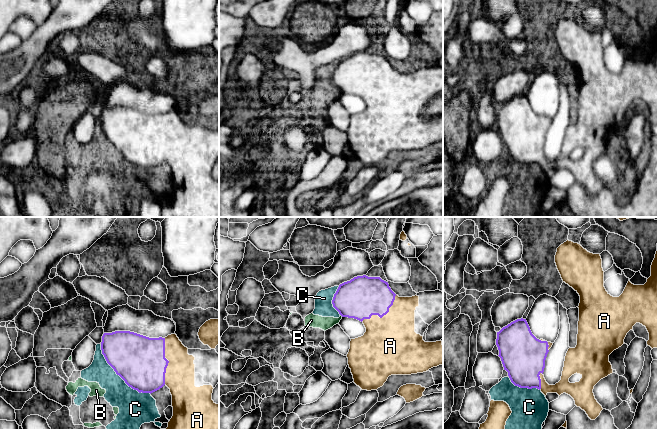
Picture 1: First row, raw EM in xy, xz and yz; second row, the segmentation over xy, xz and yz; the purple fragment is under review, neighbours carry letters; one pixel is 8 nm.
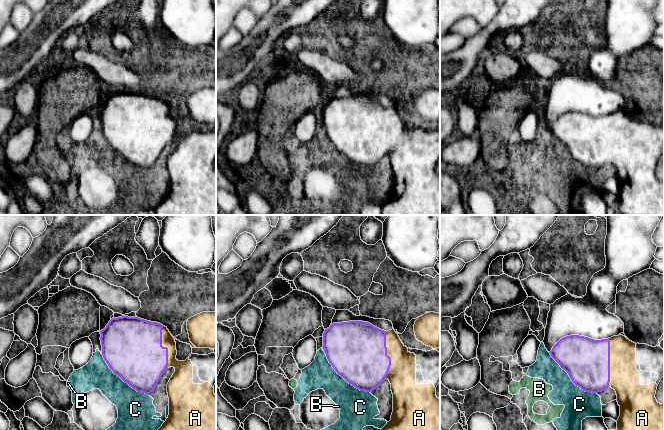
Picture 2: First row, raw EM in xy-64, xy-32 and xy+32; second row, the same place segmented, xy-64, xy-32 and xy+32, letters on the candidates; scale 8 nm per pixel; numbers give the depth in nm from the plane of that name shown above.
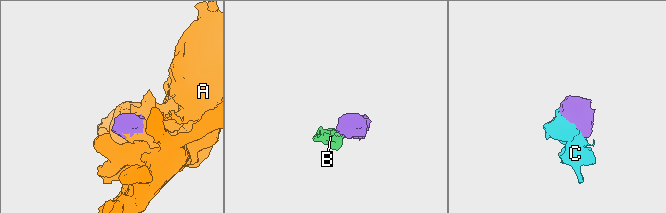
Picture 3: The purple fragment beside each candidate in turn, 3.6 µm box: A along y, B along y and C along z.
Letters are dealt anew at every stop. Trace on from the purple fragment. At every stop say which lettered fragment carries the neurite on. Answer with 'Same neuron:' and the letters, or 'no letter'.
Same neuron: A

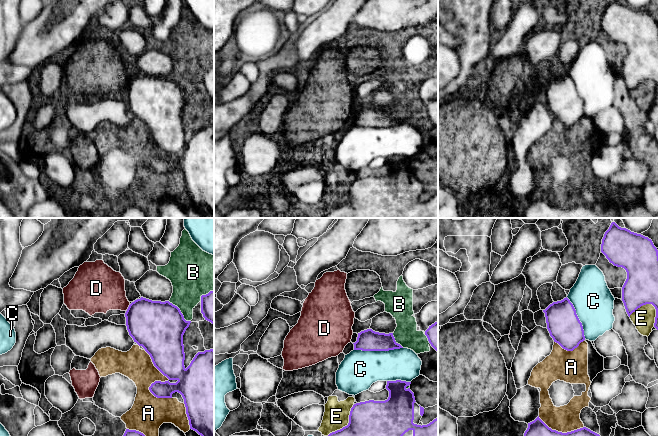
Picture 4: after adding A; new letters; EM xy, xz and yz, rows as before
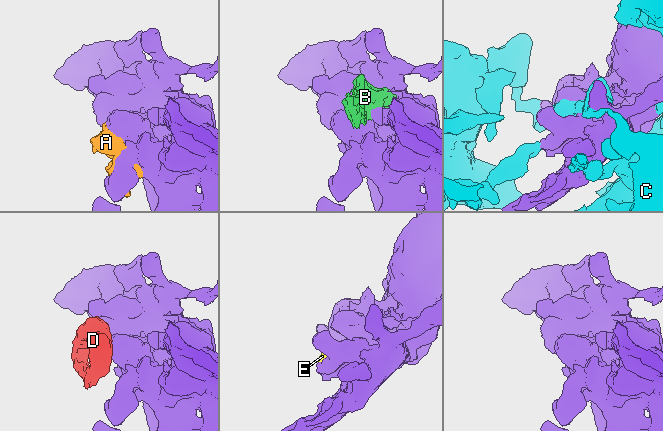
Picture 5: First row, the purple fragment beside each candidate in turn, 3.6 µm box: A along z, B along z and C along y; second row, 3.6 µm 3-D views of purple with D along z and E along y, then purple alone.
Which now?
Same neuron: no letter

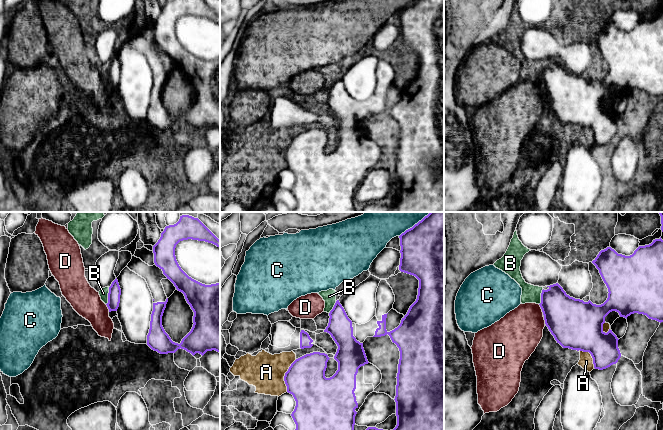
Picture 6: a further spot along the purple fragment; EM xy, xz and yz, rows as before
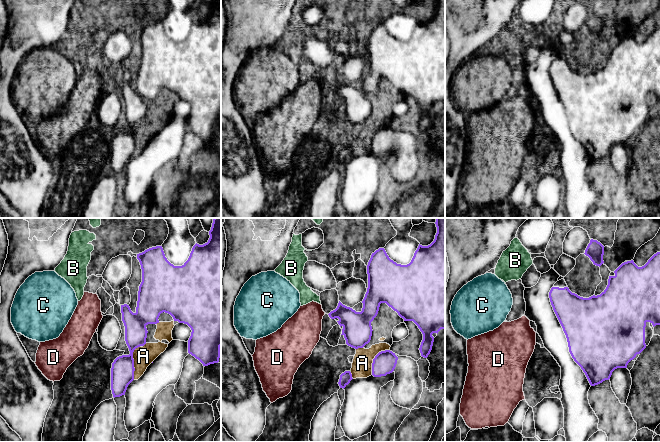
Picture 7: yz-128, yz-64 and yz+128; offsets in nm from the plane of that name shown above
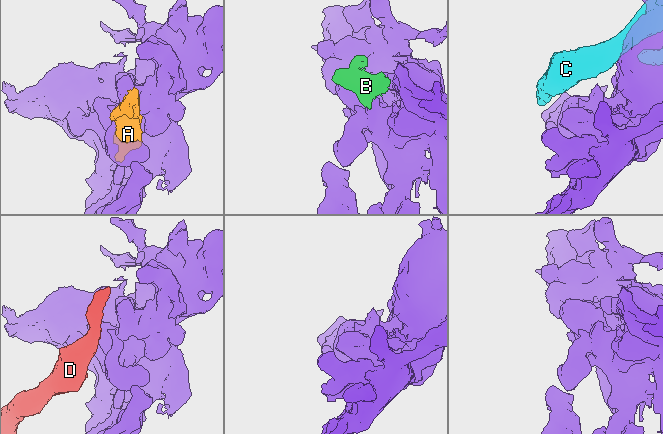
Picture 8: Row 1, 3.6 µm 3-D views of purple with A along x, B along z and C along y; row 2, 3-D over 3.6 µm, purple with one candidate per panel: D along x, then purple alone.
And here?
Same neuron: no letter

